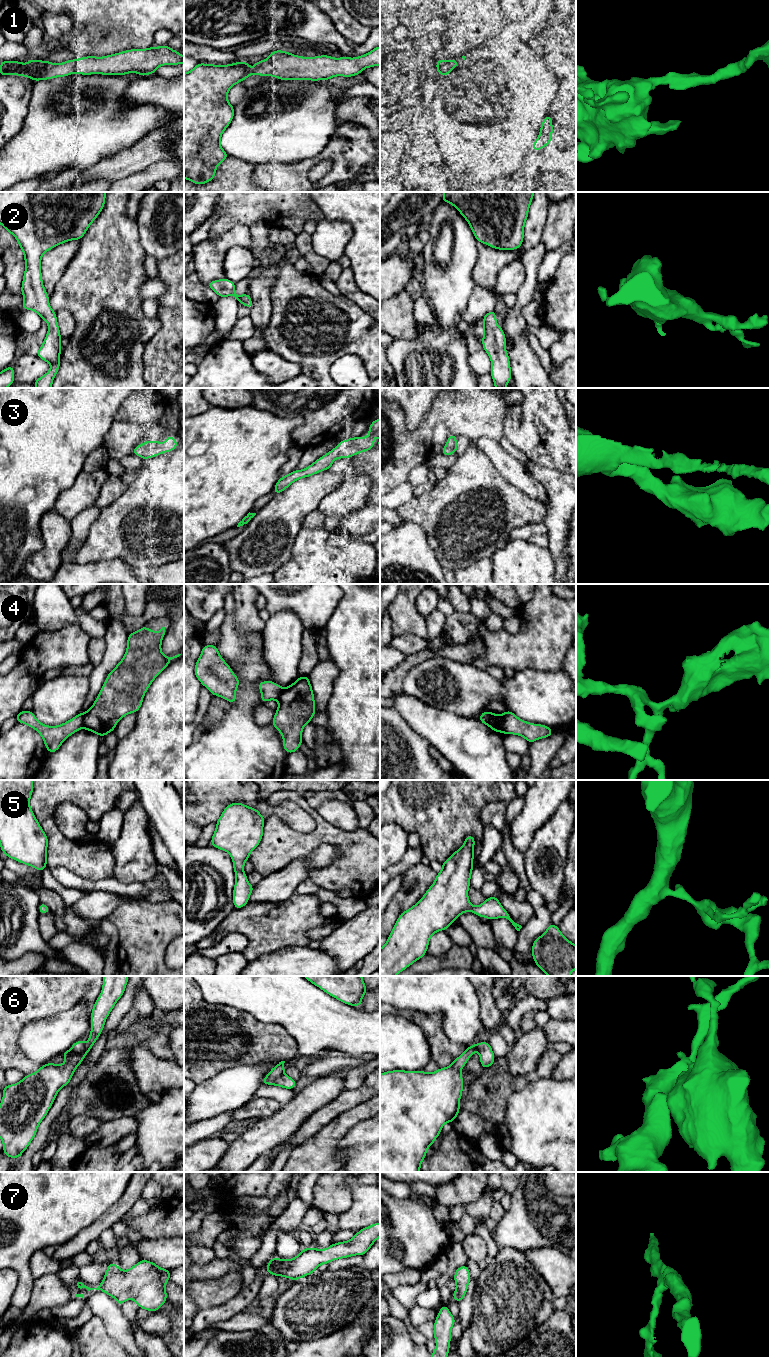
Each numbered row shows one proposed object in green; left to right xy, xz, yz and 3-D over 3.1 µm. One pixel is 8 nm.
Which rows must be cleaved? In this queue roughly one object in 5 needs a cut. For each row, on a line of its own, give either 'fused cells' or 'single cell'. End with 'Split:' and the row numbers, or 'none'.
1: single cell
2: single cell
3: single cell
4: fused cells
5: single cell
6: fused cells
7: single cell
Split: 4, 6

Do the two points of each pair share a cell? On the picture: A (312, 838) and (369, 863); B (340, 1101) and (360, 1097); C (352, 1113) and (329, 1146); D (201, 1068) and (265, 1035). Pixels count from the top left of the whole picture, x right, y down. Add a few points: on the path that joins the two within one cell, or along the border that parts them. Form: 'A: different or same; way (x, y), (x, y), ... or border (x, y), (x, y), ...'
A: same; way (326, 838), (339, 838), (355, 849)
B: same; way (345, 1101), (355, 1097)
C: same; way (345, 1121), (329, 1138)
D: same; way (217, 1054), (224, 1047), (249, 1046)

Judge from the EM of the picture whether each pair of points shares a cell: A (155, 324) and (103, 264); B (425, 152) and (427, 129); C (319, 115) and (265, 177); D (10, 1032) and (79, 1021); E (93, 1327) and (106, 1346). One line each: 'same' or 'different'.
A: same
B: same
C: different
D: different
E: same

